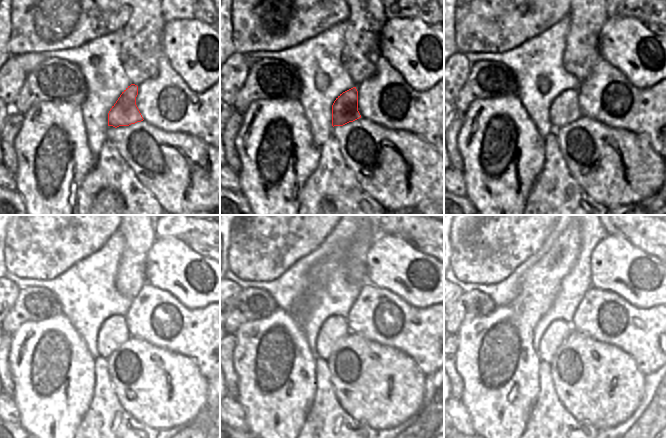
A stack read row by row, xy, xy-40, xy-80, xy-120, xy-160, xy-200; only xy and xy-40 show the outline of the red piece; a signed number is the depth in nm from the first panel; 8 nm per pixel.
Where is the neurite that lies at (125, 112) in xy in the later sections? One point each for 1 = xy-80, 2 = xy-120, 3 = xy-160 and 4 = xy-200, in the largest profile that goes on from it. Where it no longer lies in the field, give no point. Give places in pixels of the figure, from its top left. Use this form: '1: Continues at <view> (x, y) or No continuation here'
1: Continues at xy-80 (565, 108)
2: Continues at xy-120 (116, 332)
3: Continues at xy-160 (337, 326)
4: Continues at xy-200 (560, 334).

